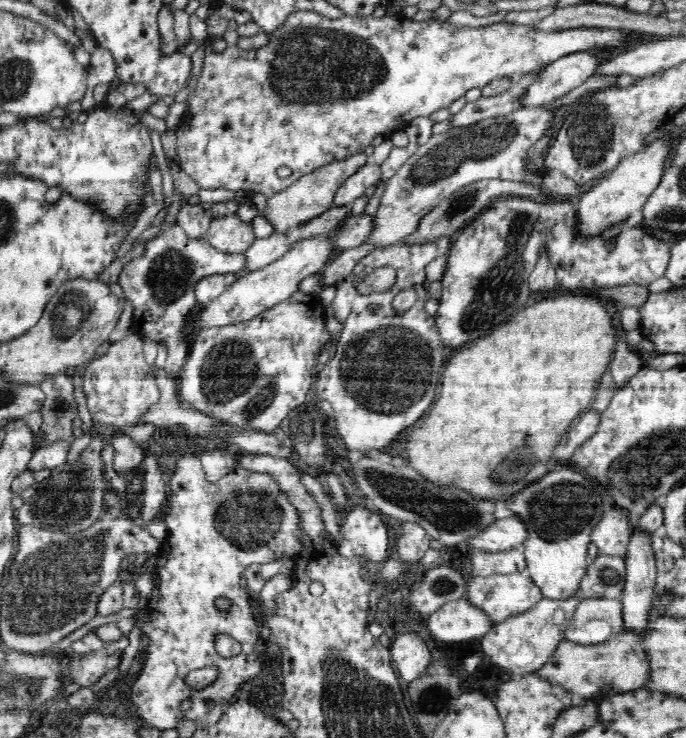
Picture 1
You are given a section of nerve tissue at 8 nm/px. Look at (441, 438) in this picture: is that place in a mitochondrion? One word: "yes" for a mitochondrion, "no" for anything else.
no

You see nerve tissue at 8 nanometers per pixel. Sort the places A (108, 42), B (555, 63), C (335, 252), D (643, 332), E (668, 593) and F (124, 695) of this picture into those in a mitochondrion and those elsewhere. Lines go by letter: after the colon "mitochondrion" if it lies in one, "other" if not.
A: other
B: other
C: other
D: other
E: other
F: other

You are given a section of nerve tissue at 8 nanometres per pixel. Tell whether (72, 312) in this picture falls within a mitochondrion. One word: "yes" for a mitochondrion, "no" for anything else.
yes

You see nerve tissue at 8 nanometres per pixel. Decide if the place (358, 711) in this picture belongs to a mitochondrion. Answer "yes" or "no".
yes

